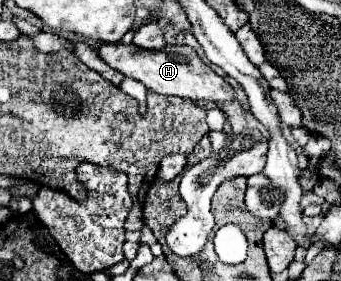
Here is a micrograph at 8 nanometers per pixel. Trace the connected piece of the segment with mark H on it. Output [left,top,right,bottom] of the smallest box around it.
[97,43,233,103]

